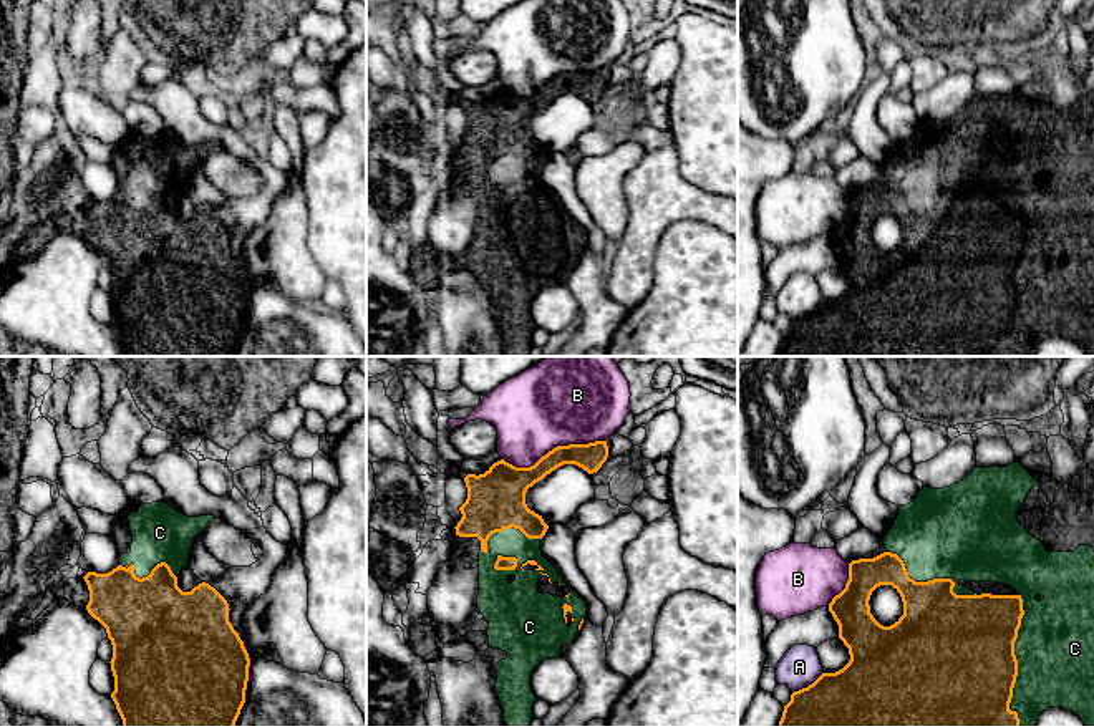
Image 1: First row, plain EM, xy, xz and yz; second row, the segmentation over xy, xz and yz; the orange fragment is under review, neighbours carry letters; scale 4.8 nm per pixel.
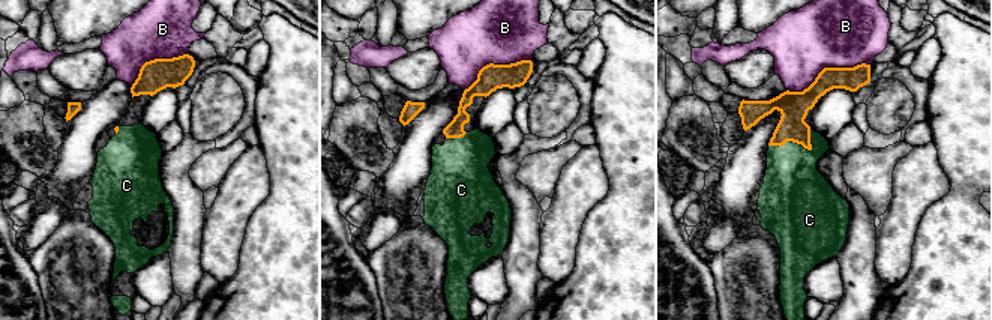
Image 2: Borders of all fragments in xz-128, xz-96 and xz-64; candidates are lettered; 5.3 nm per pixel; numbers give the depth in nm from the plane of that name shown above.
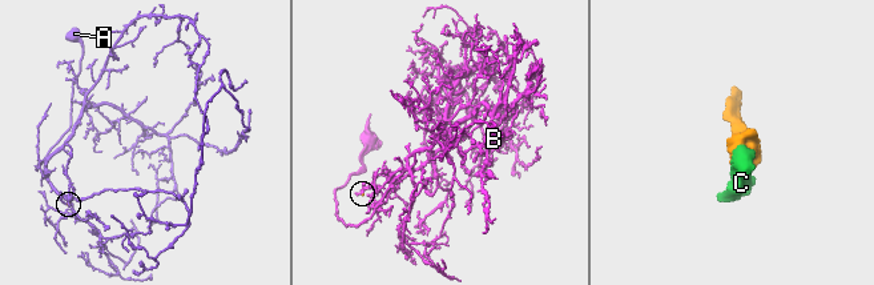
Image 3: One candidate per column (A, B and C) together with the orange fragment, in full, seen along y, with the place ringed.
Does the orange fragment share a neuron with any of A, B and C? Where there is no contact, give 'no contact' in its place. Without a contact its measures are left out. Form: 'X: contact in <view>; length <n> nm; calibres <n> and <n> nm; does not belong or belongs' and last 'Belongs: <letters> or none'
A: contact in yz; length 190 nm; calibres 300 and 200 nm; does not belong
B: contact in xz; length 500 nm; calibres 140 and 440 nm; does not belong
C: contact in yz; length 650 nm; calibres 500 and 380 nm; belongs
Belongs: C

